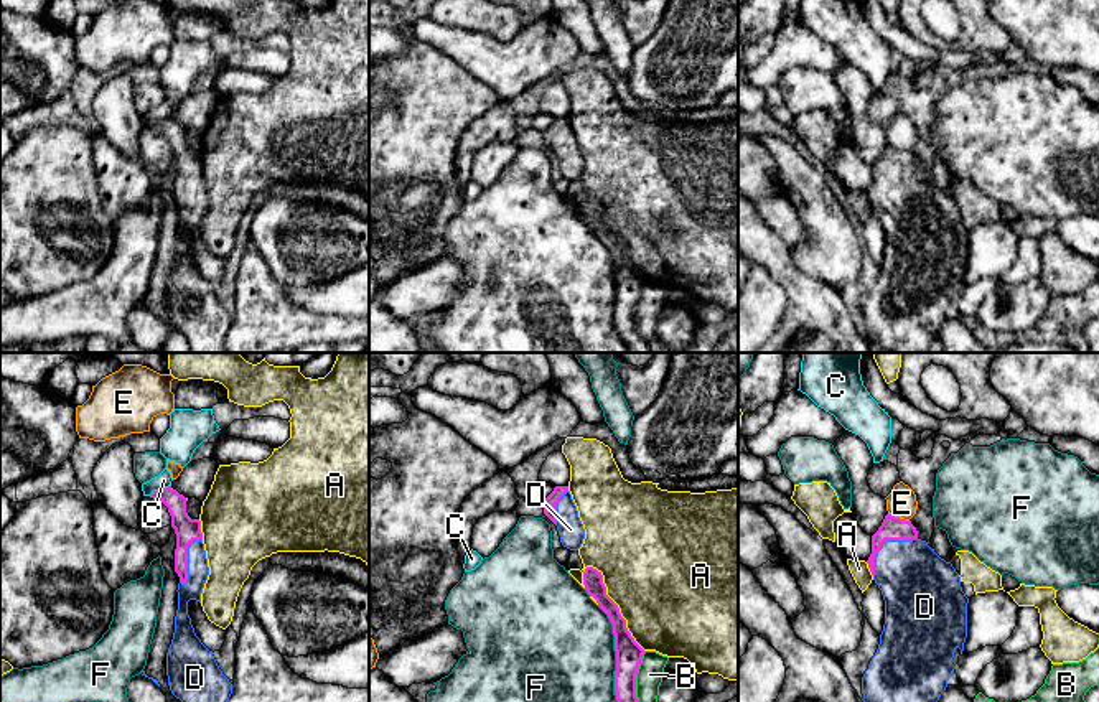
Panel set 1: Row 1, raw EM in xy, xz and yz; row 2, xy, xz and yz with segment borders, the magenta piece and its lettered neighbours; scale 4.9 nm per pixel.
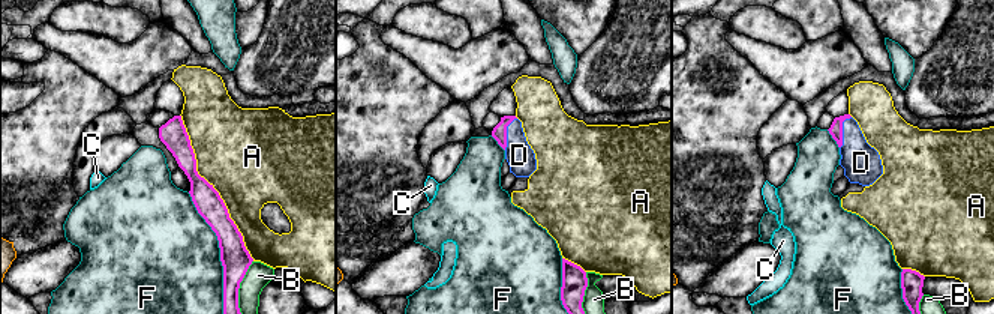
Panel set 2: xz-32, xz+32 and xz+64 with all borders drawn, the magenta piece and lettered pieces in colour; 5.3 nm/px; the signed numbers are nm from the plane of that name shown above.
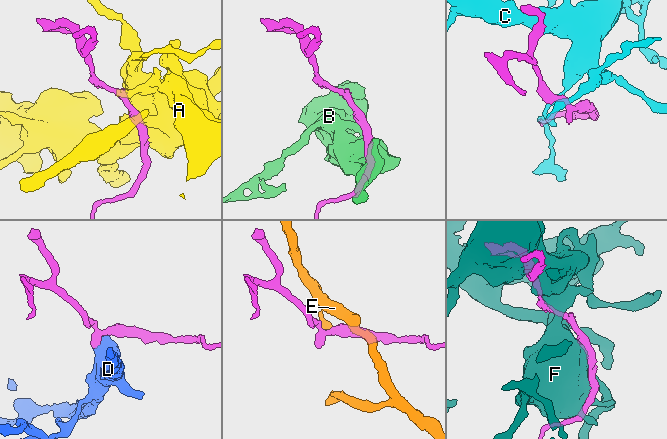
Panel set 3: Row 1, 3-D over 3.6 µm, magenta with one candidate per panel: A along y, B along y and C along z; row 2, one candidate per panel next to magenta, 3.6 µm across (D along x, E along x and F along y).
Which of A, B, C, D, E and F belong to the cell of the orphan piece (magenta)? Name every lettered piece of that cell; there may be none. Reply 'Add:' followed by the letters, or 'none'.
Add: D

